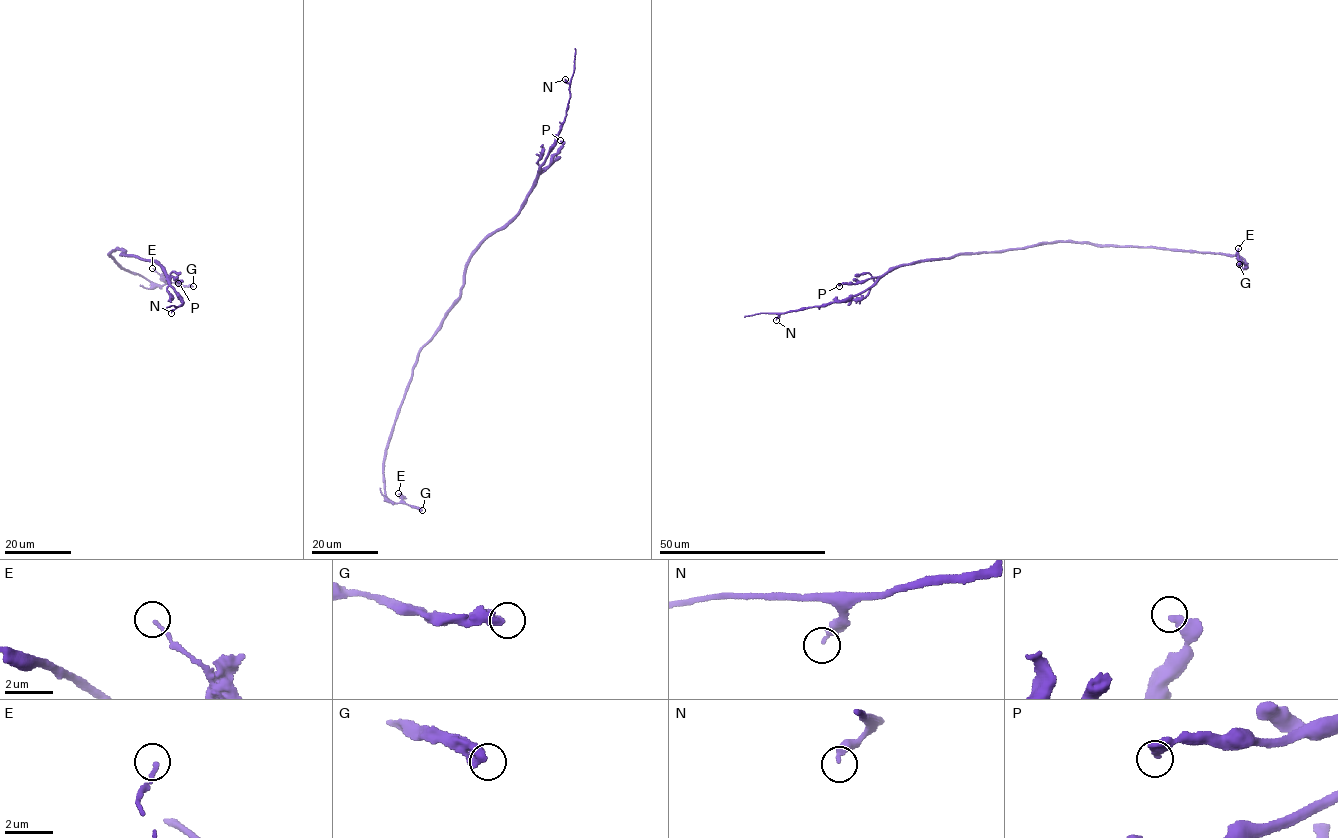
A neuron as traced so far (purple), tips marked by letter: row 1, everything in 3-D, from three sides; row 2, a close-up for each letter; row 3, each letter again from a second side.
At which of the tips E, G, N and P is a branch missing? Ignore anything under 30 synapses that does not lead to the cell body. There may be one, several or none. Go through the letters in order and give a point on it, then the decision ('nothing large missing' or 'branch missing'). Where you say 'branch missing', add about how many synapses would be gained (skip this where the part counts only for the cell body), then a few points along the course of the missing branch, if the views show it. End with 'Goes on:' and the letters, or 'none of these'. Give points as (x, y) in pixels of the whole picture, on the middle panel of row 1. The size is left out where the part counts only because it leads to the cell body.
E: at (398, 493); nothing large missing
G: at (422, 510); nothing large missing
N: at (565, 79); nothing large missing
P: at (560, 140); nothing large missing
Goes on: none of these

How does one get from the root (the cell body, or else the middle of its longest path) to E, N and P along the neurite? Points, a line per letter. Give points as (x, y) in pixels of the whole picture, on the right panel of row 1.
E: (1013, 249), (1053, 242), (1091, 242), (1229, 253), (1243, 258), (1245, 264), (1236, 254), (1238, 248)
N: (1013, 249), (963, 253), (951, 258), (899, 264), (858, 294), (819, 307), (780, 313), (776, 320)
P: (1013, 249), (963, 253), (951, 258), (899, 264), (880, 276), (839, 286)

